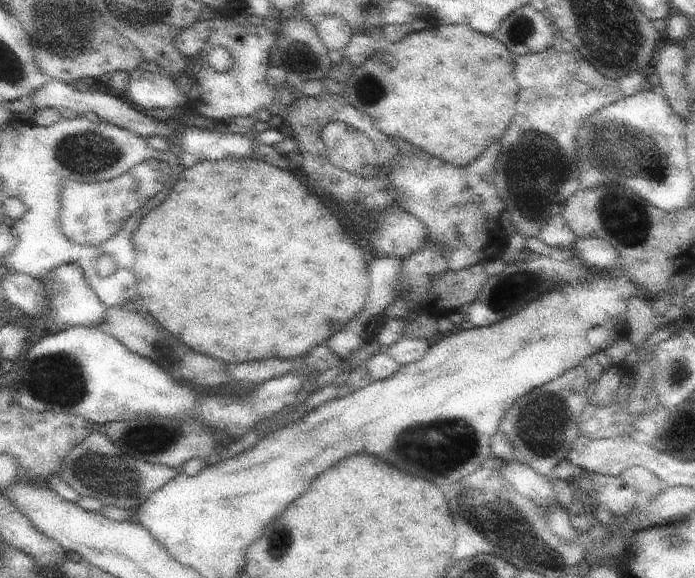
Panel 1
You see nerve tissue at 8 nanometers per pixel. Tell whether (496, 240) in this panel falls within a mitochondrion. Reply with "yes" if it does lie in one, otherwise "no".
no

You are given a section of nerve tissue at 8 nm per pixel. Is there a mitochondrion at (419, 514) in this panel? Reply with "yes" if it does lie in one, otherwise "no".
no

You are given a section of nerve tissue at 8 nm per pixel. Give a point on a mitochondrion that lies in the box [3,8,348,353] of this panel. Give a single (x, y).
(85, 154)

